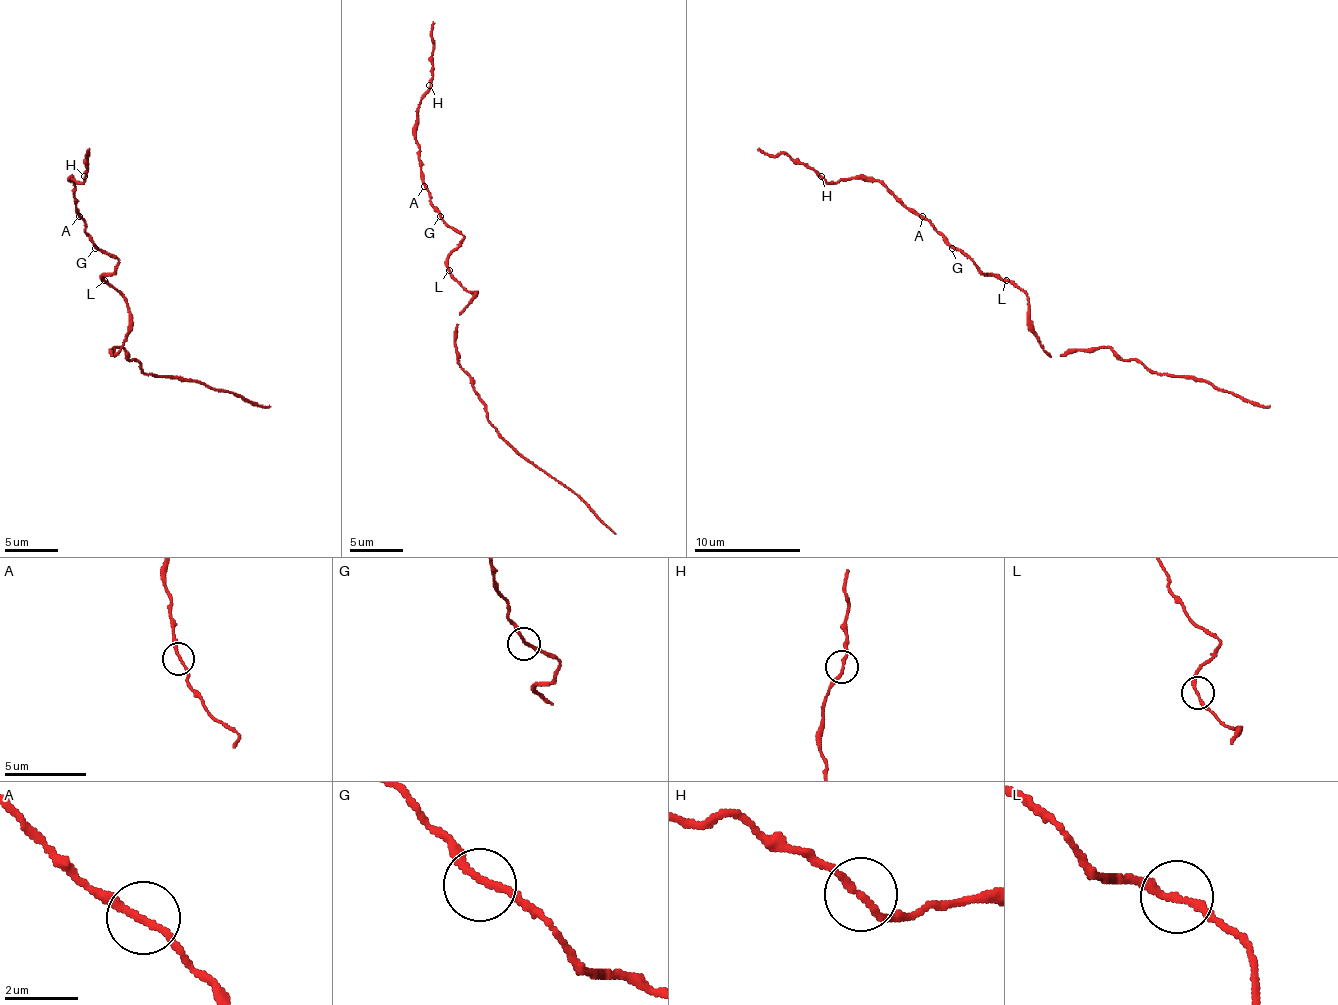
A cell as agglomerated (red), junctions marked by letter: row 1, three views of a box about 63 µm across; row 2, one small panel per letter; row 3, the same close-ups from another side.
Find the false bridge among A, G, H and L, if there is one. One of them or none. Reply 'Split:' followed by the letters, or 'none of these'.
Split: none of these

